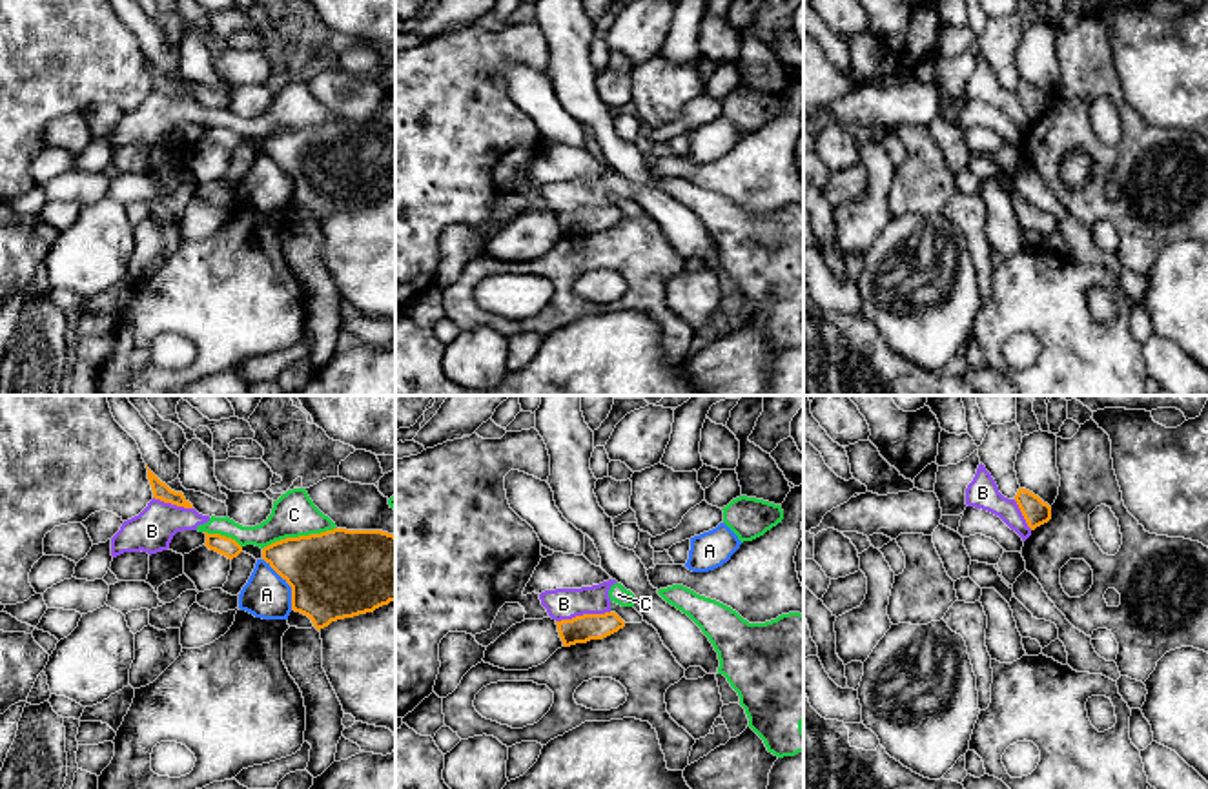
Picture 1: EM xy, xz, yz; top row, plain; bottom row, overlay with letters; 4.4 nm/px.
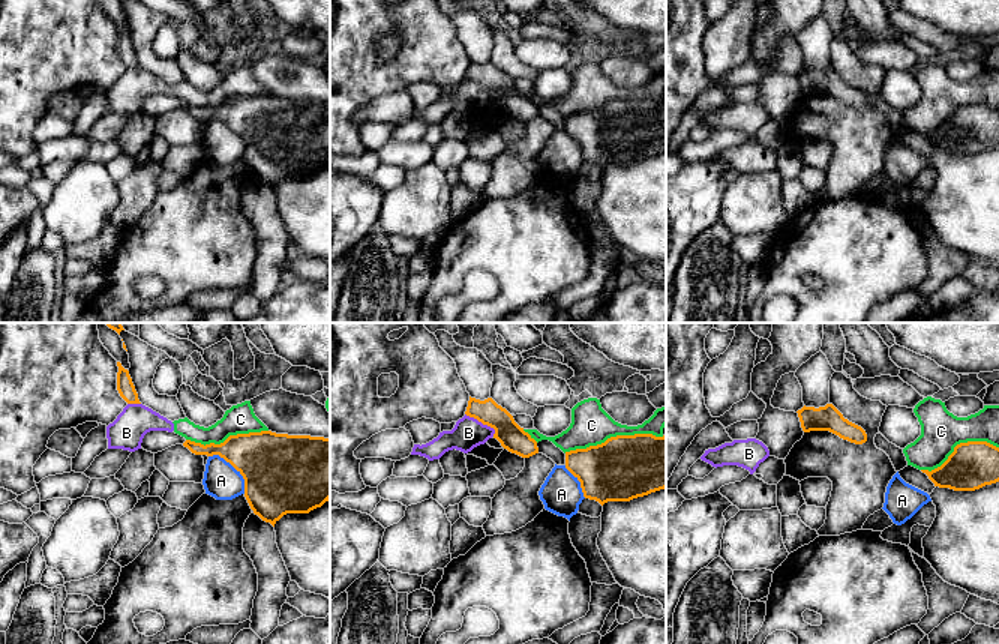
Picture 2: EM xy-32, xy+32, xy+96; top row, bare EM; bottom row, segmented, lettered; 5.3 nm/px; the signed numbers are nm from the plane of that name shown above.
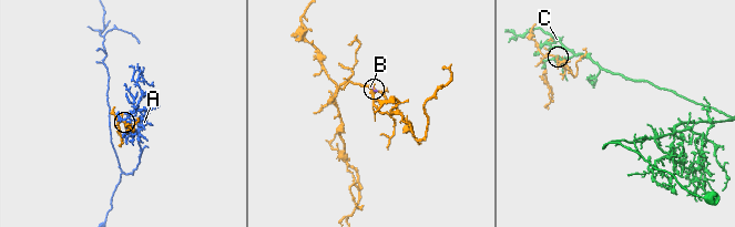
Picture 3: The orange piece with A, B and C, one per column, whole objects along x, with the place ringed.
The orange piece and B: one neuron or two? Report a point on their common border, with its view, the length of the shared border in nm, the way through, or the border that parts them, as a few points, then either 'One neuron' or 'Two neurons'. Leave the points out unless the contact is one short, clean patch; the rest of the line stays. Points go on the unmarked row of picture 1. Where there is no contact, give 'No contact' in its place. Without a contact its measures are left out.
Touches orange at xz (583, 206). Shared border 240 nm. Path across: xz (580, 221), (583, 206), (563, 195). One neuron

